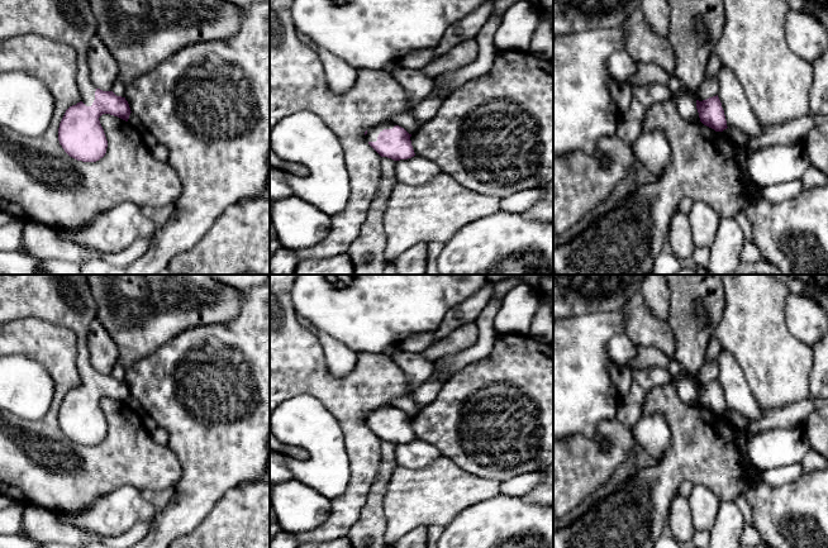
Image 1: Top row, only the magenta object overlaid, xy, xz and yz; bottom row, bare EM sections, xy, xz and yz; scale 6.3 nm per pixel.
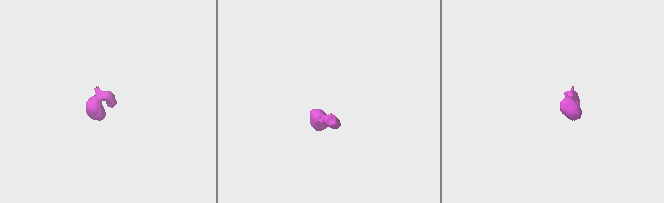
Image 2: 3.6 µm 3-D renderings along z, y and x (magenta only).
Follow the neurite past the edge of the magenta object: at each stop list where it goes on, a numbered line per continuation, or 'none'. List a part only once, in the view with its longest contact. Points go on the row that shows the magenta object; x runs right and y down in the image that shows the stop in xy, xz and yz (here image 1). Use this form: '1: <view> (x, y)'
1: xz (372, 133)

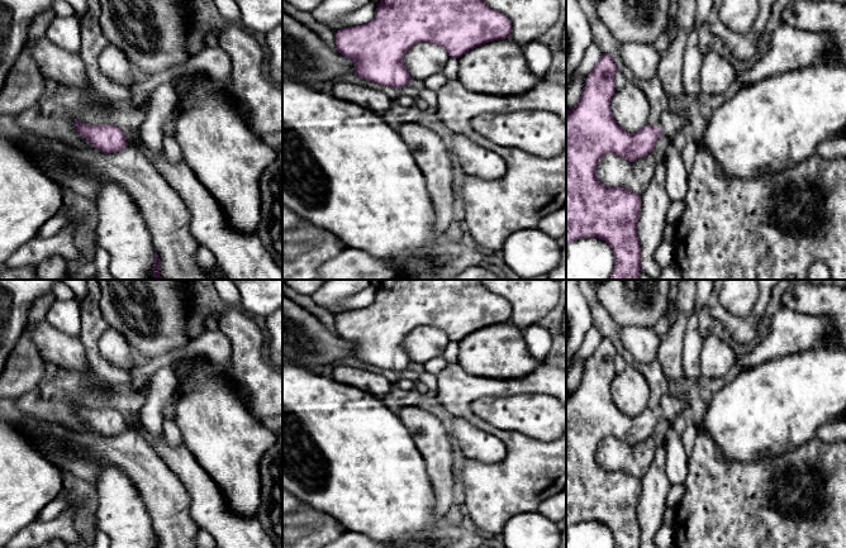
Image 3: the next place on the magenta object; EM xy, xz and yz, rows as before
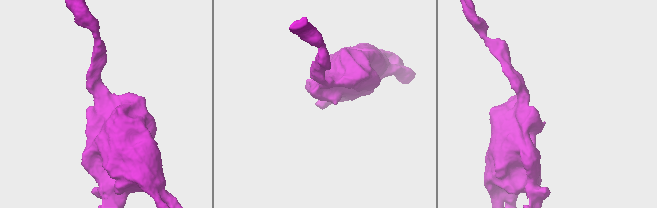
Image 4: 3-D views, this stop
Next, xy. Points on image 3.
none

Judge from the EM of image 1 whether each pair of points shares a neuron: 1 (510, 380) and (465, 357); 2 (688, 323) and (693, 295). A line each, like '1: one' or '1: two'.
1: two
2: one

